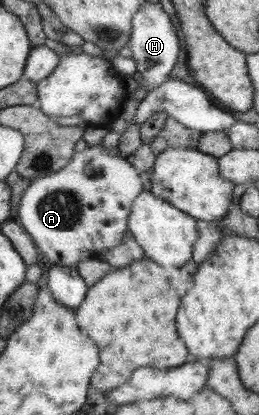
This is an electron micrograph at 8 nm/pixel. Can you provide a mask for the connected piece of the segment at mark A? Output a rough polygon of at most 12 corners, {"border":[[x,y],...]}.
{"border":[[103,144],[34,179],[18,223],[87,286],[127,234],[140,171]]}

